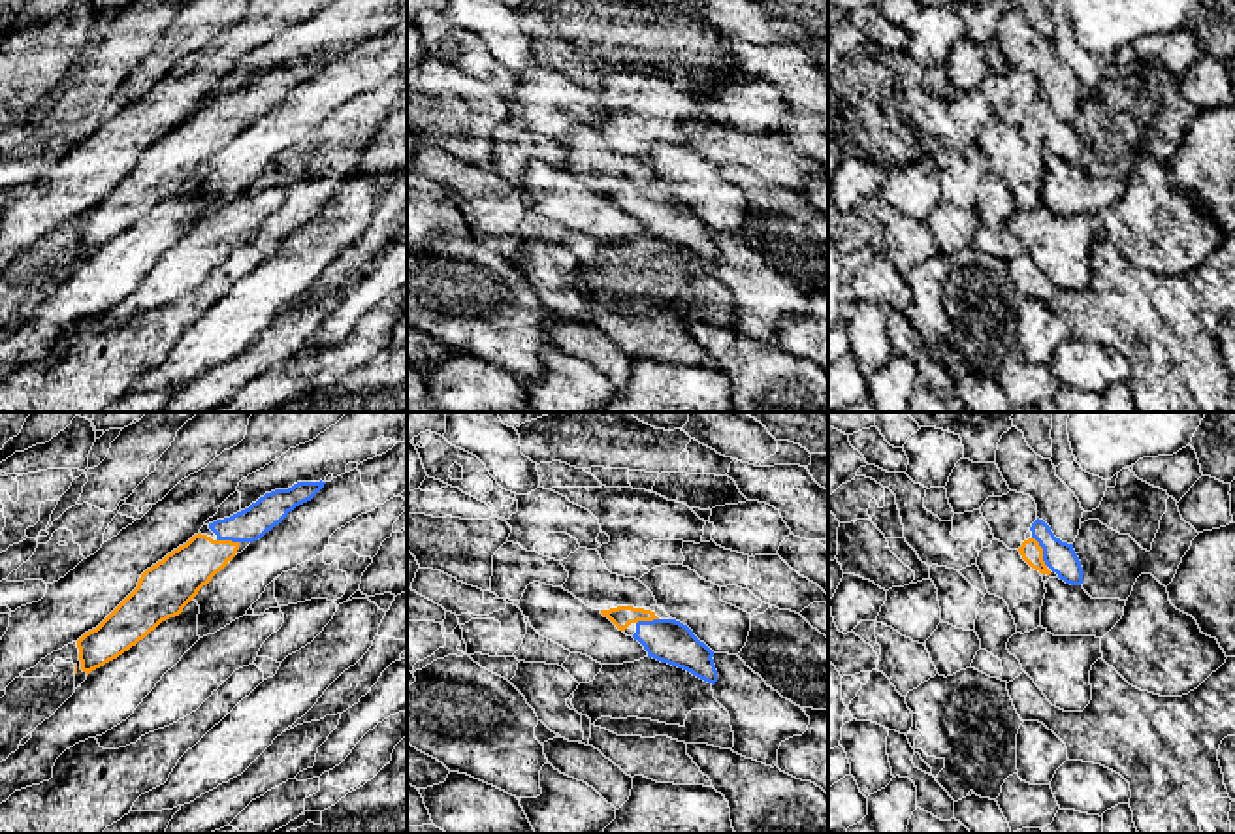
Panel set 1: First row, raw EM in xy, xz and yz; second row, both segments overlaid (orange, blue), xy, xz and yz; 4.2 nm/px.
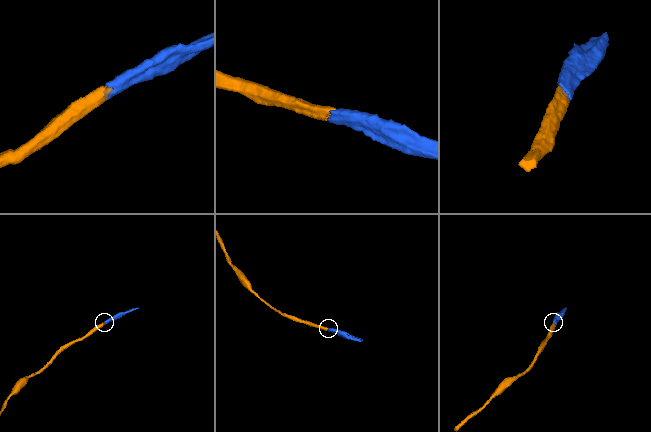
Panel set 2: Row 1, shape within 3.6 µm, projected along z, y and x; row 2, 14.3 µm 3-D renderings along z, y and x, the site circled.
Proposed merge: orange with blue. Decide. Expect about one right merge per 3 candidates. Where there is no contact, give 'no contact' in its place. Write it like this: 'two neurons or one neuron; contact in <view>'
one neuron; contact in yz

